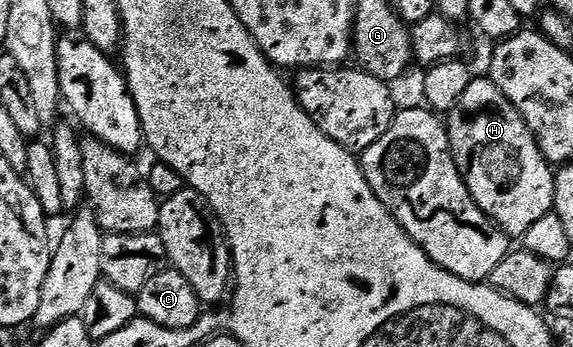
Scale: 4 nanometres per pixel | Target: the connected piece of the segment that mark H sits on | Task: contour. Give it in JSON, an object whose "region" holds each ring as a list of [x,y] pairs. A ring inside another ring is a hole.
{"region":[[[485,75],[478,76],[471,87],[467,87],[466,93],[459,98],[459,103],[455,103],[455,107],[447,115],[447,128],[449,150],[453,152],[467,191],[502,233],[510,238],[520,239],[538,219],[543,219],[543,215],[554,212],[553,200],[557,182],[554,170],[545,160],[533,132],[527,127],[519,111],[506,99],[503,91],[499,91],[492,79]]]}

